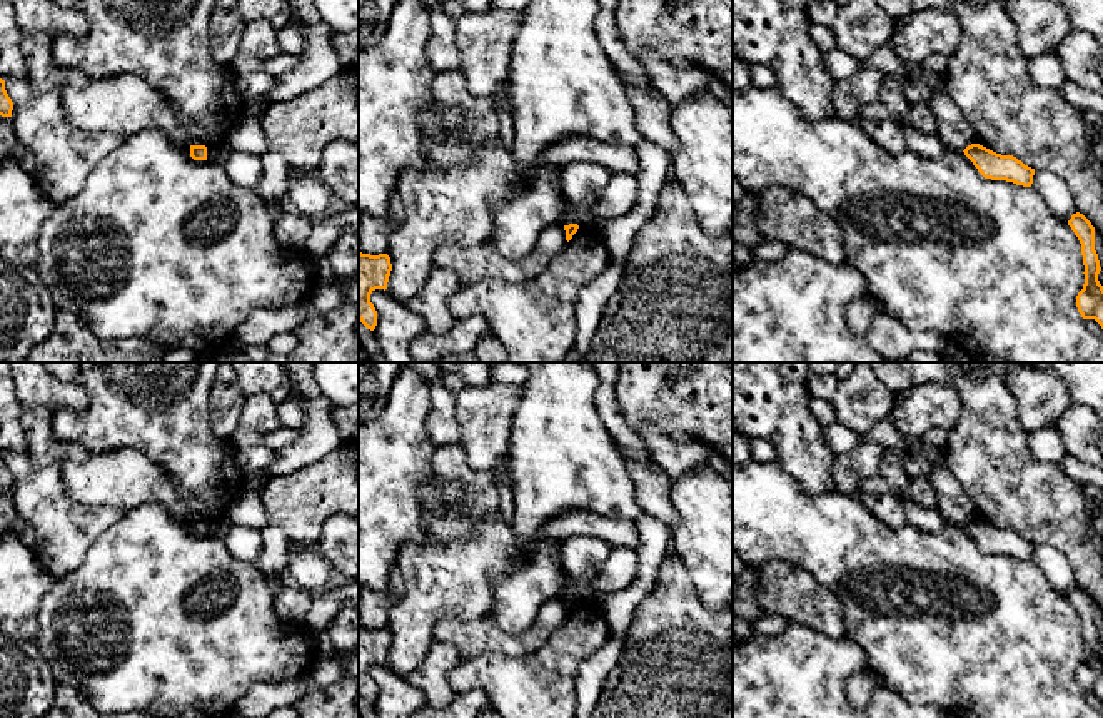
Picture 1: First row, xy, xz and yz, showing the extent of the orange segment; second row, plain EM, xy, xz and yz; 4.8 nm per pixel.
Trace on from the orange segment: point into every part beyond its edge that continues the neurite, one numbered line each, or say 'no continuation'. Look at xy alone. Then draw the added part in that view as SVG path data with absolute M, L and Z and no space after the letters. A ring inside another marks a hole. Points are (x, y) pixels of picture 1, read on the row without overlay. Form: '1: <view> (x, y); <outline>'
no continuation

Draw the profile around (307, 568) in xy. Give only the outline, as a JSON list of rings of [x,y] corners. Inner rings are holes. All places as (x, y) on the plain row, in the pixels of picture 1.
[[[290,546],[287,581],[314,596],[327,588],[330,574],[330,564],[315,548]]]

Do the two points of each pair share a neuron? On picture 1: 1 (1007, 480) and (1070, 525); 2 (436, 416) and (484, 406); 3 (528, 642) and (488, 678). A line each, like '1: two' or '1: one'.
1: one
2: two
3: two

